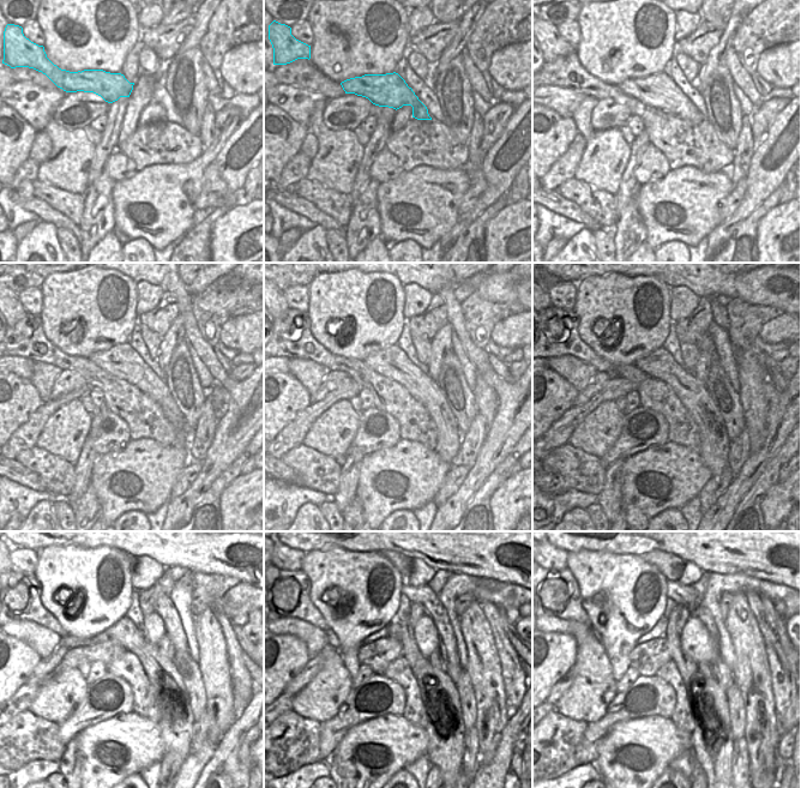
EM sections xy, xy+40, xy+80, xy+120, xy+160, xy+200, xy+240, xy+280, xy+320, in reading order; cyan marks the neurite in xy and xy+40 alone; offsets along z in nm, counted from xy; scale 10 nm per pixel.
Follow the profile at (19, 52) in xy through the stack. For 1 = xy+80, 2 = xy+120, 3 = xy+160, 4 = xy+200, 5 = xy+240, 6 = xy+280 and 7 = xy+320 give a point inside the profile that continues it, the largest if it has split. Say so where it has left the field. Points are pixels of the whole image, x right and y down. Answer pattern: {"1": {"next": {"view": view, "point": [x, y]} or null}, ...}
{"1": {"next": {"view": "xy+80", "point": [658, 90]}}, "2": {"next": {"view": "xy+120", "point": [122, 361]}}, "3": {"next": {"view": "xy+160", "point": [392, 362]}}, "4": {"next": {"view": "xy+200", "point": [660, 364]}}, "5": {"next": {"view": "xy+240", "point": [175, 725]}}, "6": {"next": {"view": "xy+280", "point": [445, 750]}}, "7": {"next": {"view": "xy+320", "point": [711, 743]}}}

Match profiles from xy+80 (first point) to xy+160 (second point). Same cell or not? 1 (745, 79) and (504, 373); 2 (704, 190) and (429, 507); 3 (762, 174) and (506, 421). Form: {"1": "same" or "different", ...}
{"1": "different", "2": "different", "3": "same"}

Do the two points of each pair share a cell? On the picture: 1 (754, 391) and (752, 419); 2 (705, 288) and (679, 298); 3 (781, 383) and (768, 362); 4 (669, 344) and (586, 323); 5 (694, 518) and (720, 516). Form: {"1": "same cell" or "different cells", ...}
{"1": "same cell", "2": "different cells", "3": "same cell", "4": "different cells", "5": "different cells"}

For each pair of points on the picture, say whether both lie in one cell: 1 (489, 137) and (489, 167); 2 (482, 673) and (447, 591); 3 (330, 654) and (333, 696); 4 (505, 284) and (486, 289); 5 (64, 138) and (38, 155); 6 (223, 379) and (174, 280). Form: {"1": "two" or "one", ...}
{"1": "two", "2": "two", "3": "one", "4": "one", "5": "two", "6": "one"}

